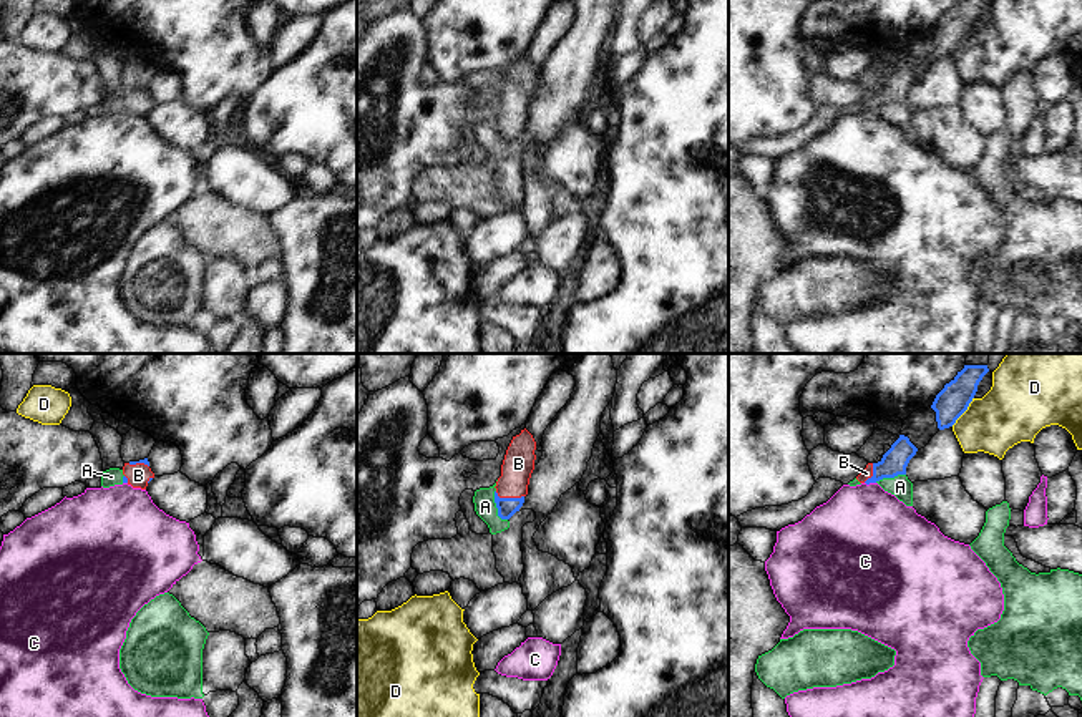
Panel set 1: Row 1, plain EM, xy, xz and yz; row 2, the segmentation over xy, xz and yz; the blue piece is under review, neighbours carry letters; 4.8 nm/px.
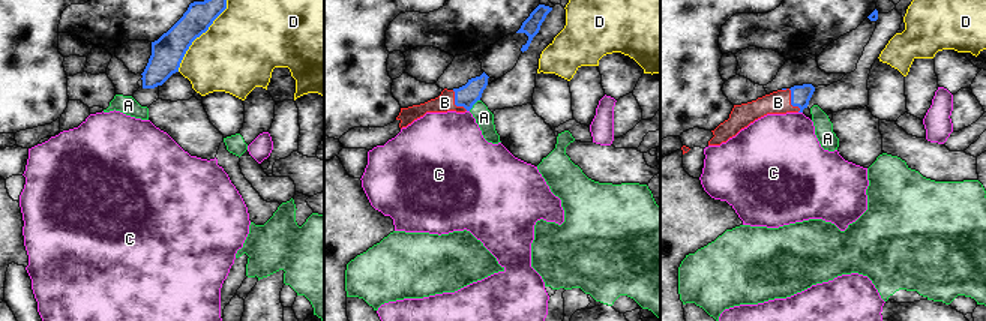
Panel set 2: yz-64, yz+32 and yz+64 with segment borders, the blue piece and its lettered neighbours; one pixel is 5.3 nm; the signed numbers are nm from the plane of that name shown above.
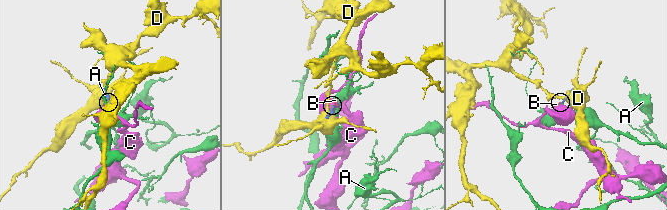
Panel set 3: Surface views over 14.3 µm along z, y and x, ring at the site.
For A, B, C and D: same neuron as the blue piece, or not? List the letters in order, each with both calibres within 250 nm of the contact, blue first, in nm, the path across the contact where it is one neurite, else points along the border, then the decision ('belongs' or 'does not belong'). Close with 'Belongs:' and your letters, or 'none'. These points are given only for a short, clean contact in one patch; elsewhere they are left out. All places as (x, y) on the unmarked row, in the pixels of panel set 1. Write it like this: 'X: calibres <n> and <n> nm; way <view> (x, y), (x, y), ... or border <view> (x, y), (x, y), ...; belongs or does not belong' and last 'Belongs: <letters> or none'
A: calibres 100 and 110 nm; border xz (495, 118), (497, 141), (506, 148); does not belong
B: calibres 100 and 150 nm; way xz (506, 135), (510, 126), (518, 92); belongs
C: calibres 120 and 460 nm; border yz (865, 110), (875, 112); does not belong
D: calibres 160 and 320 nm; does not belong
Belongs: B

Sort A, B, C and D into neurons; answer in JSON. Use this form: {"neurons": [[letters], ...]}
{"neurons": [["A"], ["B"], ["C"], ["D"]]}

